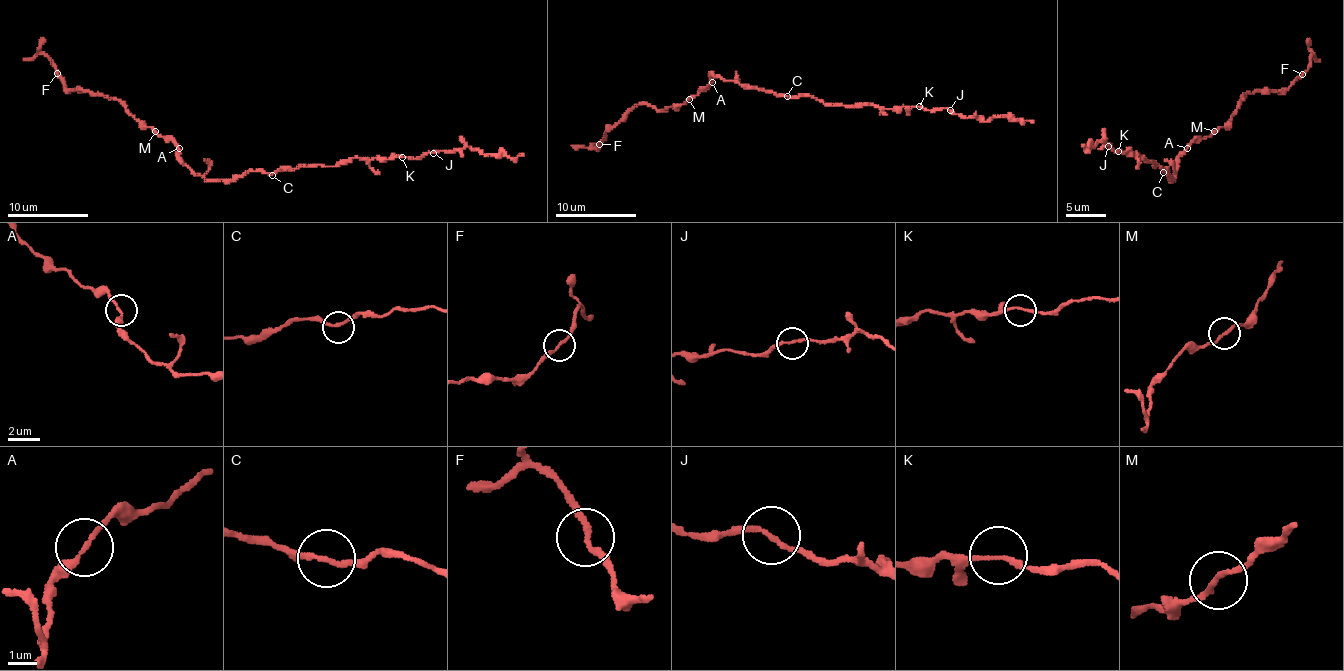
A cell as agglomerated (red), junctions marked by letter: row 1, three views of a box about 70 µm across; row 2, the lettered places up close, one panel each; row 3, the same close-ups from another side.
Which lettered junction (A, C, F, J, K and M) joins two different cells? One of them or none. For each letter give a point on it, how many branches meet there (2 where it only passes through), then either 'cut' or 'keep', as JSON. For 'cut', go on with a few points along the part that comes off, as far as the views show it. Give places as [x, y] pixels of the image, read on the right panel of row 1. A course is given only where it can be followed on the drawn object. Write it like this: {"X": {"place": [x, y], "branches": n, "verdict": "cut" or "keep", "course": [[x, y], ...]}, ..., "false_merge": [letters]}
{"A": {"place": [1187, 148], "branches": 2, "verdict": "keep"}, "C": {"place": [1163, 172], "branches": 2, "verdict": "keep"}, "F": {"place": [1302, 74], "branches": 2, "verdict": "keep"}, "J": {"place": [1108, 146], "branches": 2, "verdict": "keep"}, "K": {"place": [1118, 151], "branches": 2, "verdict": "keep"}, "M": {"place": [1214, 131], "branches": 2, "verdict": "keep"}, "false_merge": []}

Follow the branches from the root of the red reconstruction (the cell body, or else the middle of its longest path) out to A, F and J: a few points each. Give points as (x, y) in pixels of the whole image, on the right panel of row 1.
A: (1169, 176), (1175, 179), (1177, 158), (1187, 148)
F: (1169, 176), (1175, 179), (1178, 156), (1192, 142), (1225, 127), (1243, 95), (1254, 91), (1281, 92), (1303, 74)
J: (1169, 176), (1168, 169), (1152, 165), (1154, 161), (1144, 162), (1137, 153), (1114, 152), (1108, 146)

